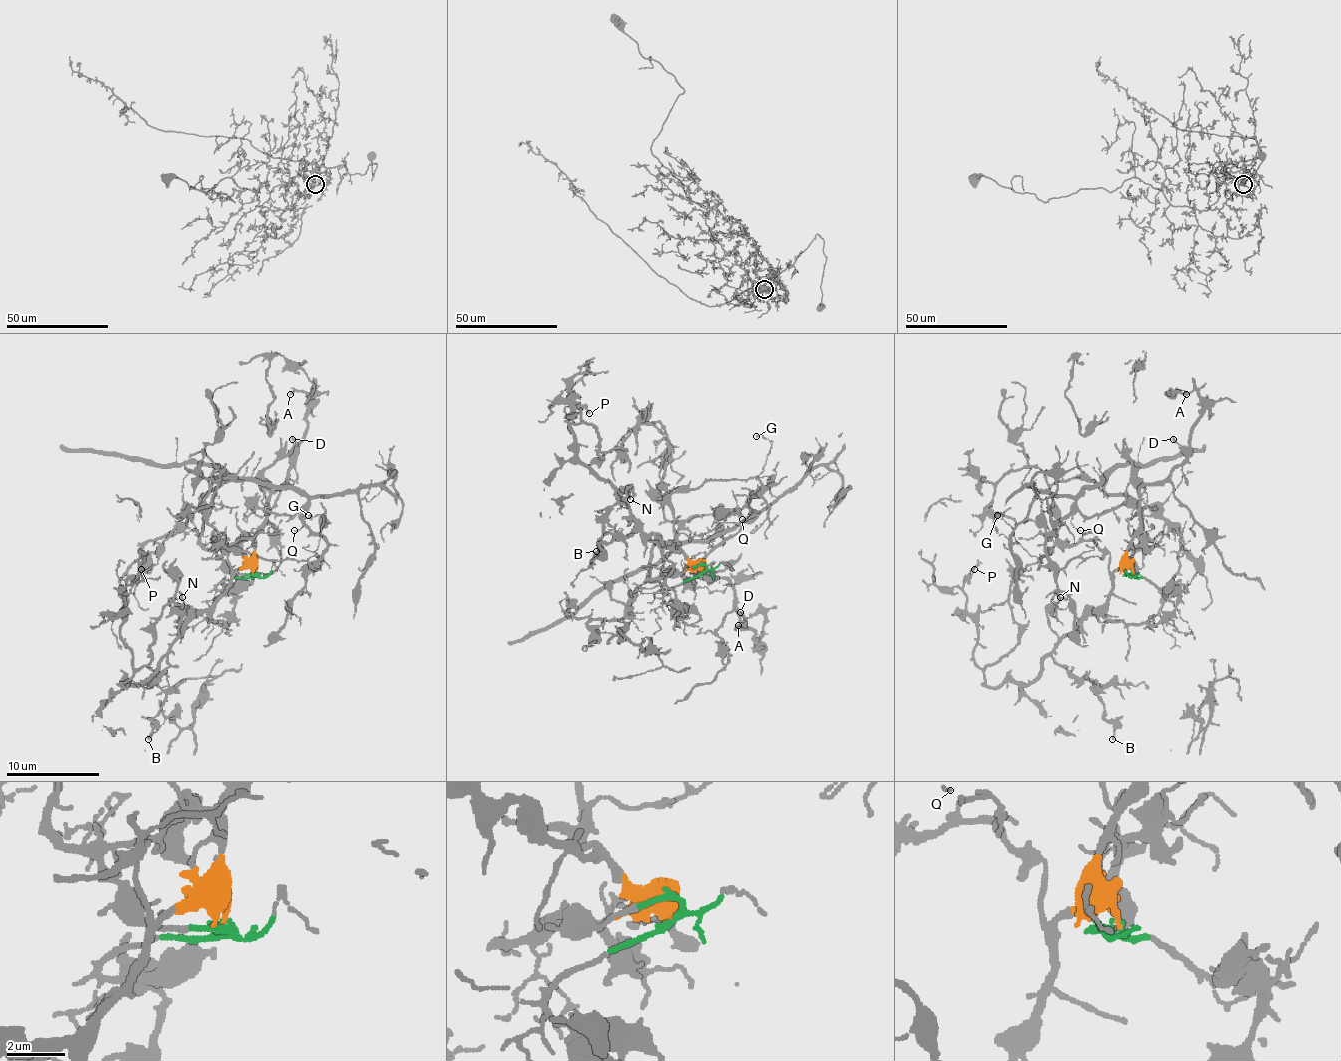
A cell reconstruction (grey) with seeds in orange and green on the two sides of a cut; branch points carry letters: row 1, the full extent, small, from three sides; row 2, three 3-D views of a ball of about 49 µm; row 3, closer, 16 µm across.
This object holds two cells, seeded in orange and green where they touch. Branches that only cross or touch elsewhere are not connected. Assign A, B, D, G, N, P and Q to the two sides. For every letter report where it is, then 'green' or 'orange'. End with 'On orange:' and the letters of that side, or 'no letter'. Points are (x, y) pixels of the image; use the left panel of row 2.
A: at (290, 394); orange
B: at (148, 739); orange
D: at (292, 439); orange
G: at (308, 515); green
N: at (182, 597); orange
P: at (141, 569); orange
Q: at (294, 530); green
On orange: A, B, D, N, P

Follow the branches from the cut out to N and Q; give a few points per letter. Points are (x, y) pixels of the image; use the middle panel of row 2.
N: (702, 572), (688, 558), (660, 546), (647, 534), (628, 514), (628, 488), (630, 500)
Q: (702, 572), (705, 565), (651, 581), (651, 551), (658, 544), (709, 541), (756, 516), (753, 509), (742, 518)

